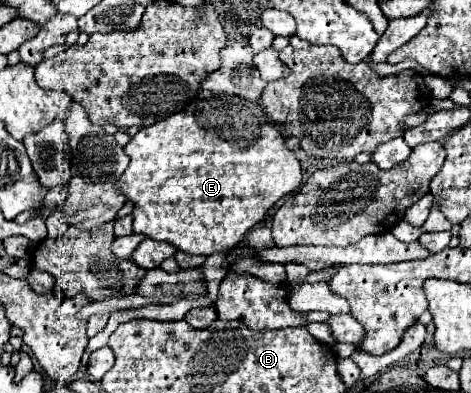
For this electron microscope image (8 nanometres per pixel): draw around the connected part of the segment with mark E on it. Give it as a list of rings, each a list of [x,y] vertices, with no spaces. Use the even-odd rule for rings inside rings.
[[[187,108],[149,128],[141,128],[125,146],[125,152],[131,164],[119,178],[117,188],[135,202],[133,232],[169,242],[187,254],[209,256],[213,252],[229,252],[267,216],[275,202],[291,194],[303,178],[295,152],[285,146],[285,138],[269,118],[257,118],[257,138],[253,138],[253,144],[241,147],[215,134],[215,126],[201,126],[193,110]]]

